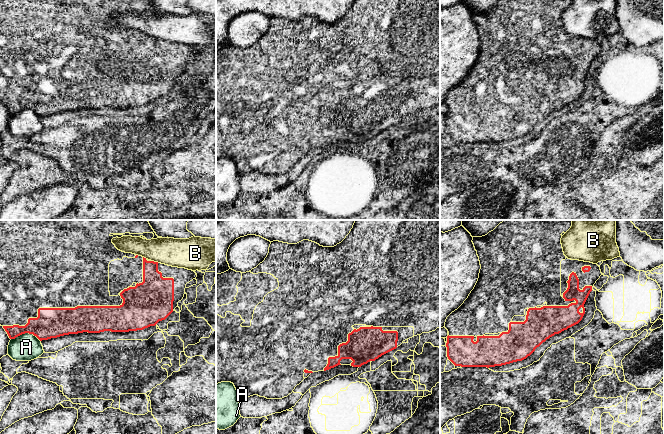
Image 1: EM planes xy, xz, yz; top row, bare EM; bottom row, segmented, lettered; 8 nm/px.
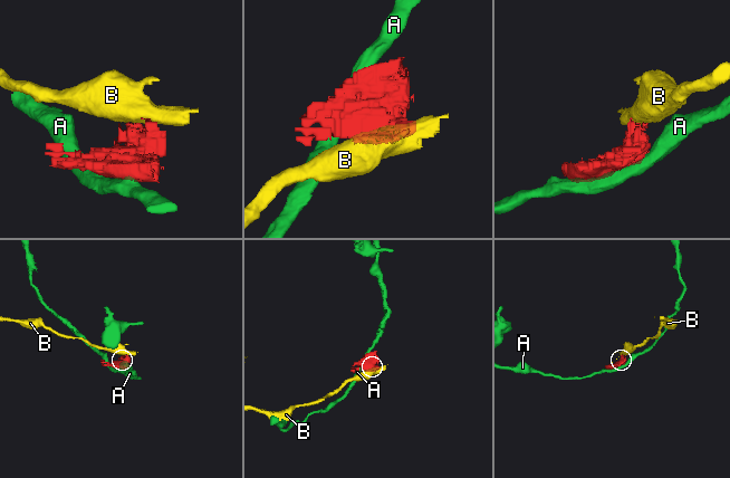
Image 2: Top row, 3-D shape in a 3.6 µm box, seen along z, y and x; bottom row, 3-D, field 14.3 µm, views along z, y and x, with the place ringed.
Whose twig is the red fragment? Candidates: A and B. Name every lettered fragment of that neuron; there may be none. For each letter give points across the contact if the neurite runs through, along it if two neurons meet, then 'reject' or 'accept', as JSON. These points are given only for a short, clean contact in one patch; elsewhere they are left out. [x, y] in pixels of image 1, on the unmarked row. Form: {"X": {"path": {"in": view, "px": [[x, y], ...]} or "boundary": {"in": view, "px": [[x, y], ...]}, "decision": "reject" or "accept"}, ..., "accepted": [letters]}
{"A": {"decision": "reject"}, "B": {"decision": "reject"}, "accepted": []}

